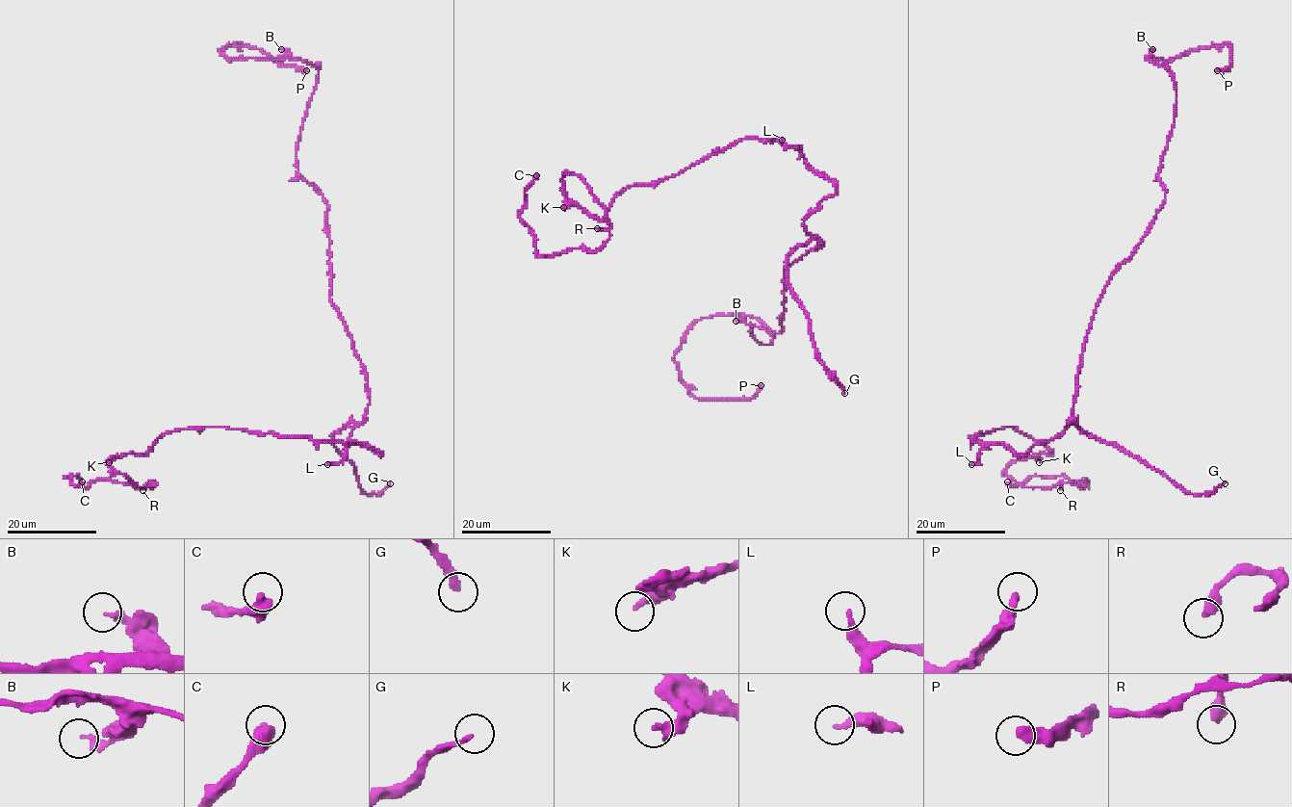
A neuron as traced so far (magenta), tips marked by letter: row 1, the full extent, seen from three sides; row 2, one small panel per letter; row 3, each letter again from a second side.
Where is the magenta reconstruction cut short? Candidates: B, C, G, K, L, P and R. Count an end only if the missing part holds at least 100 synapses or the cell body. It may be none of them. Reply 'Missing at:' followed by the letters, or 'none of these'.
Missing at: G

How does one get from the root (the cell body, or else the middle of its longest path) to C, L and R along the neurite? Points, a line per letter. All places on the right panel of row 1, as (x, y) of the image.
C: (1062, 432), (1024, 455), (969, 437), (1015, 428), (1050, 454), (1014, 459), (1012, 480), (1088, 486), (1007, 481)
L: (1062, 432), (1036, 444), (1024, 455), (1017, 455), (1000, 443), (990, 444), (980, 450), (977, 463), (971, 464)
R: (1062, 432), (1024, 455), (969, 437), (1025, 432), (1050, 454), (1014, 459), (1006, 473), (1060, 490)

